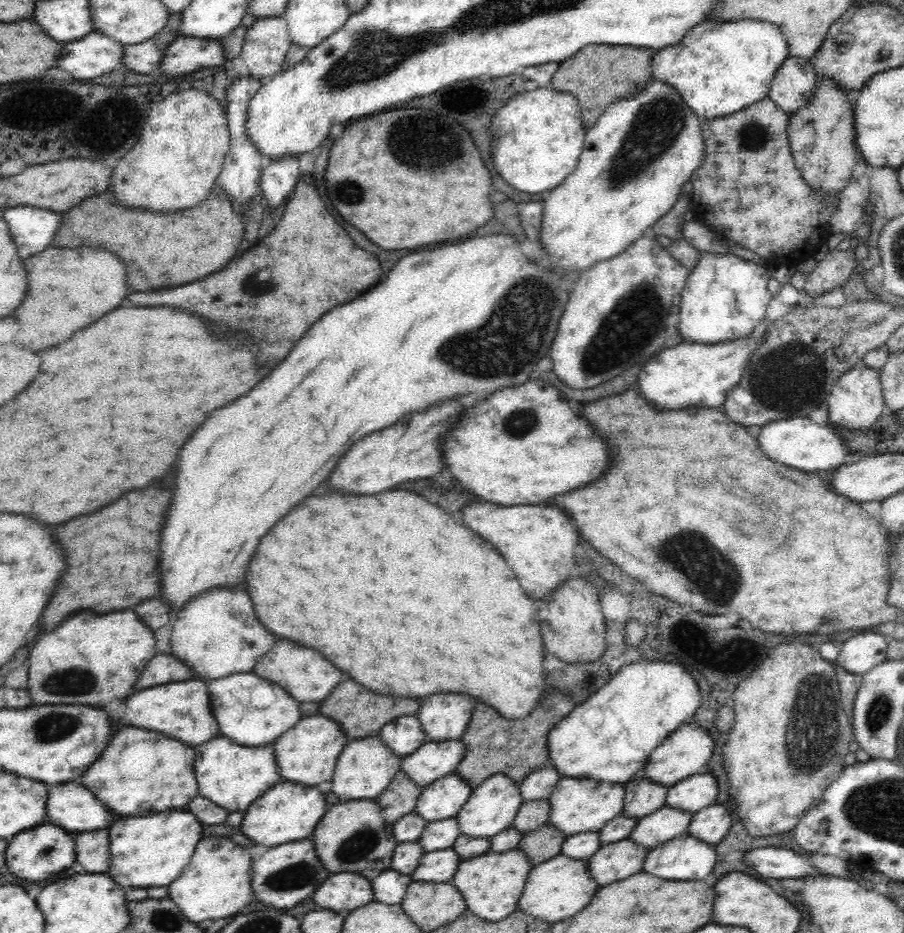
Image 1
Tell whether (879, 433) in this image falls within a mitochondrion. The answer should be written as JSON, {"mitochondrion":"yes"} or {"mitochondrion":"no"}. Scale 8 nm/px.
{"mitochondrion":"no"}

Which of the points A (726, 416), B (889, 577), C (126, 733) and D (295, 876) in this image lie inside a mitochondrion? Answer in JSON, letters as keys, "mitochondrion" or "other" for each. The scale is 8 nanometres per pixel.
{"A":"other","B":"other","C":"other","D":"mitochondrion"}

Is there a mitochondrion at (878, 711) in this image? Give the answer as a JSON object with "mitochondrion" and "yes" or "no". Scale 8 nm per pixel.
{"mitochondrion":"yes"}

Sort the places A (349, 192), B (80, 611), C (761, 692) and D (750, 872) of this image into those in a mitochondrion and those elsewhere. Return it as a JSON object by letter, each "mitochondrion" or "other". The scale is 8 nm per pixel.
{"A":"mitochondrion","B":"other","C":"other","D":"other"}

